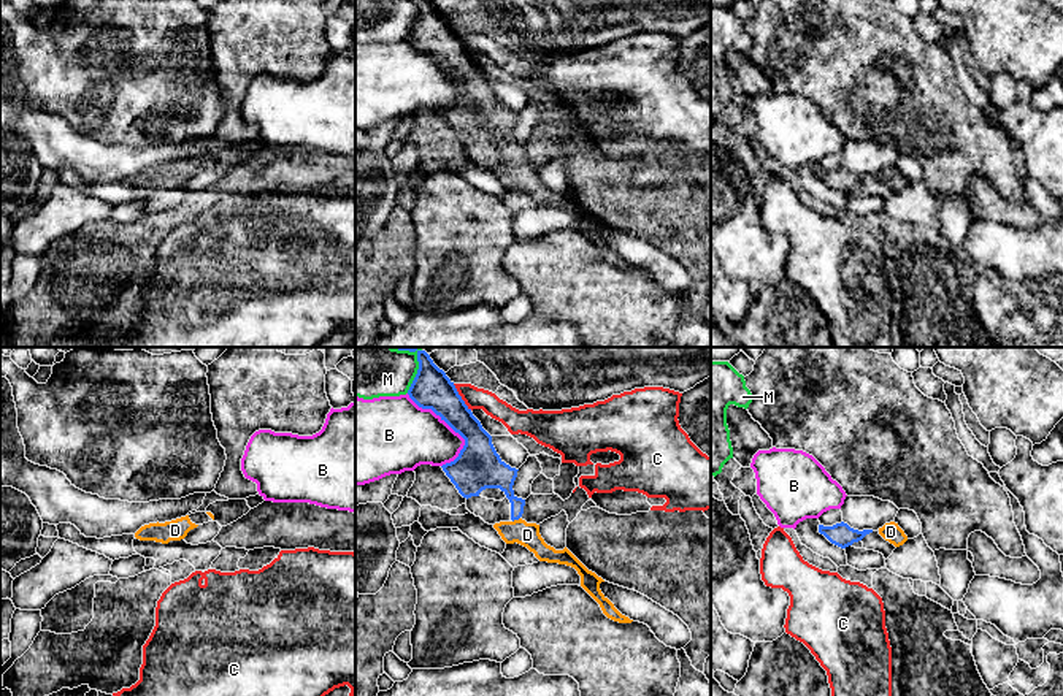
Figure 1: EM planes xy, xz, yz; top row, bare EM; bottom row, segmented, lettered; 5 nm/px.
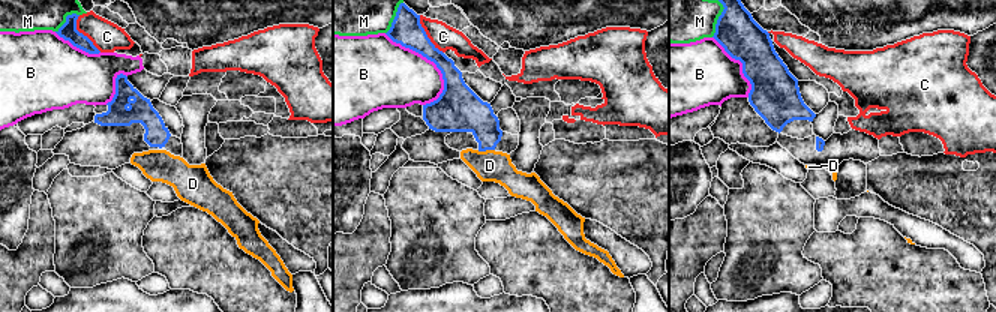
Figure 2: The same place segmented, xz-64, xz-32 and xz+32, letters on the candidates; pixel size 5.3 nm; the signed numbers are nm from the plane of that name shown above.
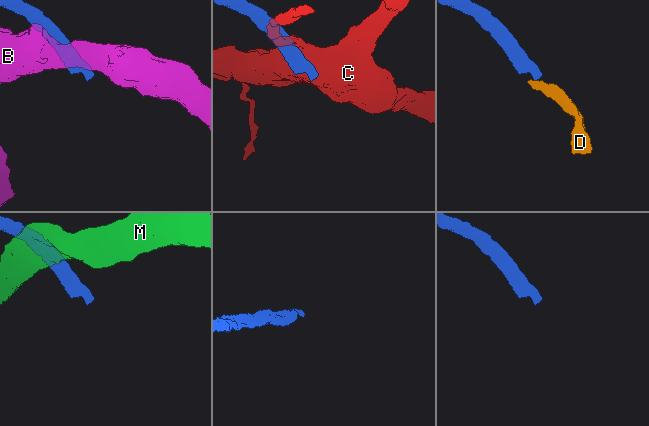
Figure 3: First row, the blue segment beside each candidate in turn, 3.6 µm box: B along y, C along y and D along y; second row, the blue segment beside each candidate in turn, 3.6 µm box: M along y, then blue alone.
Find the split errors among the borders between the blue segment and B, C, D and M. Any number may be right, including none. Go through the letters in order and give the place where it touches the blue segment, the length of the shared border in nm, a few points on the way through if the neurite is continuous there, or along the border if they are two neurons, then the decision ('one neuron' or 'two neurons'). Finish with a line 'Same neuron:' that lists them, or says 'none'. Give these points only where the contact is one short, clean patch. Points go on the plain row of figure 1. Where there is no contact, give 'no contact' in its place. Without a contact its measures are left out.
B: meets blue in xz at (446, 67); contact 420 nm long; two neurons
C: meets blue in xz at (460, 42); contact 170 nm long; border along xz (452, 29), (472, 54); two neurons
D: meets blue in xz at (516, 164); contact 50 nm long; runs through xz (495, 119), (516, 148), (516, 164), (527, 179); one neuron
M: meets blue in xz at (416, 19); contact 200 nm long; two neurons
Same neuron: D

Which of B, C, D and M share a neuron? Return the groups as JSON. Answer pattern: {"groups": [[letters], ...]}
{"groups": [["B"], ["C"], ["D"], ["M"]]}

